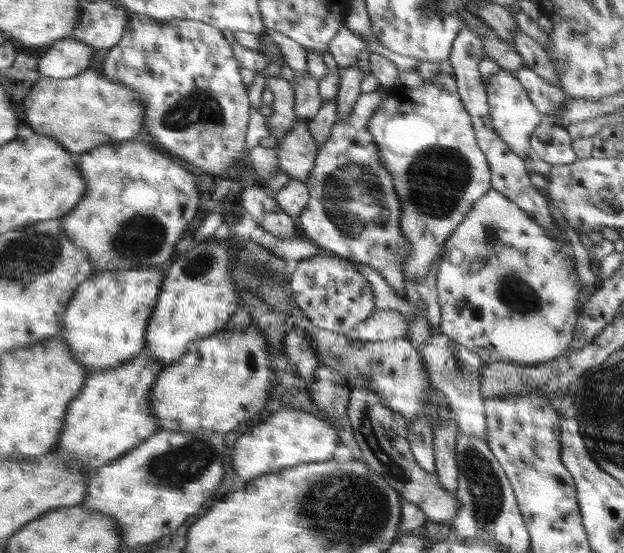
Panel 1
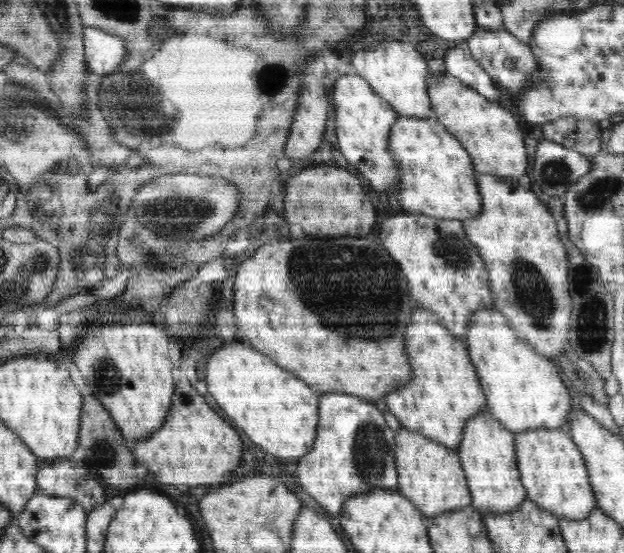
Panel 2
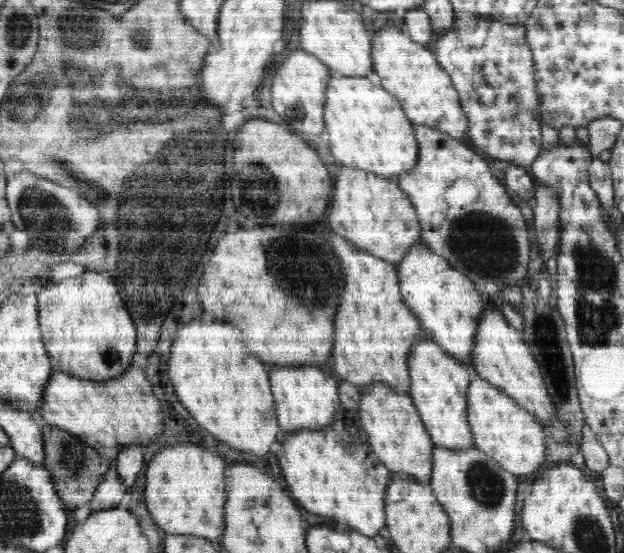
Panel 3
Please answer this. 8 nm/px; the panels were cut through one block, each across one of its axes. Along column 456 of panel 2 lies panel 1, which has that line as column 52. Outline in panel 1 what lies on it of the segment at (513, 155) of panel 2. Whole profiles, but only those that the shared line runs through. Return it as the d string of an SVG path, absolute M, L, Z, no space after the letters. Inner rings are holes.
M89 67L72 78L40 76L24 96L22 108L25 122L36 134L55 138L71 156L111 142L134 139L143 127L144 109L139 94Z

